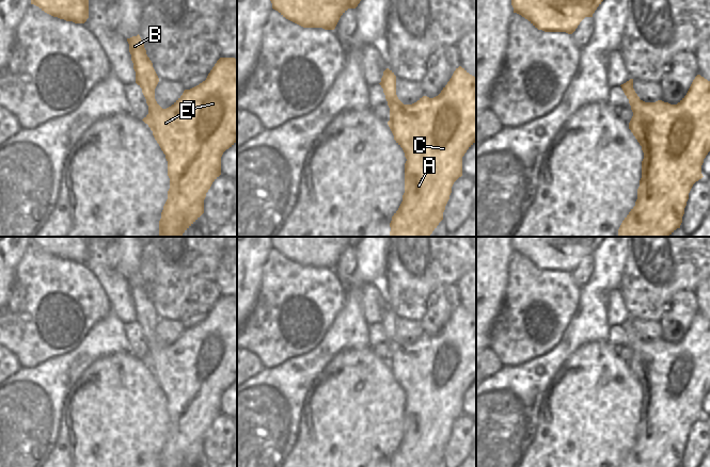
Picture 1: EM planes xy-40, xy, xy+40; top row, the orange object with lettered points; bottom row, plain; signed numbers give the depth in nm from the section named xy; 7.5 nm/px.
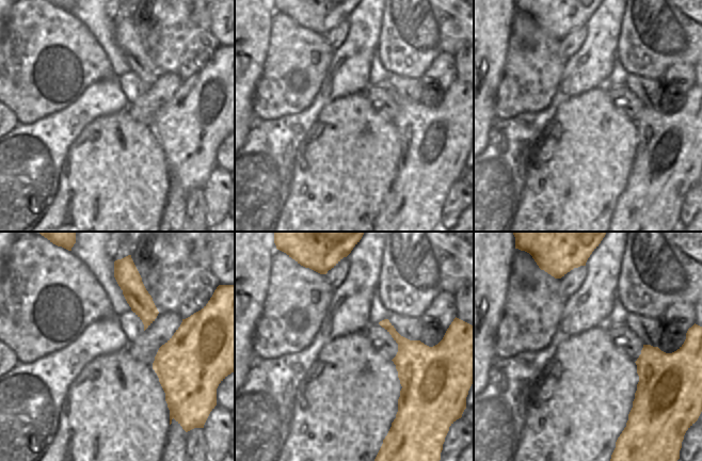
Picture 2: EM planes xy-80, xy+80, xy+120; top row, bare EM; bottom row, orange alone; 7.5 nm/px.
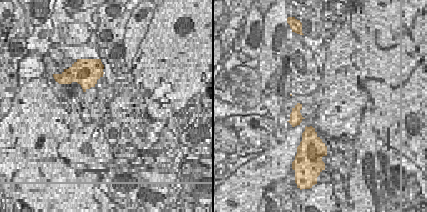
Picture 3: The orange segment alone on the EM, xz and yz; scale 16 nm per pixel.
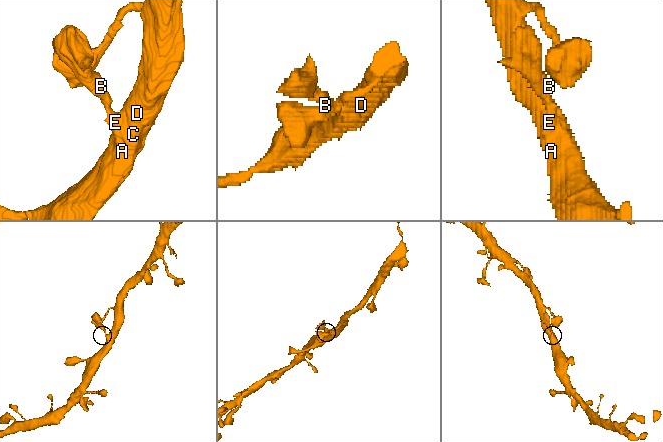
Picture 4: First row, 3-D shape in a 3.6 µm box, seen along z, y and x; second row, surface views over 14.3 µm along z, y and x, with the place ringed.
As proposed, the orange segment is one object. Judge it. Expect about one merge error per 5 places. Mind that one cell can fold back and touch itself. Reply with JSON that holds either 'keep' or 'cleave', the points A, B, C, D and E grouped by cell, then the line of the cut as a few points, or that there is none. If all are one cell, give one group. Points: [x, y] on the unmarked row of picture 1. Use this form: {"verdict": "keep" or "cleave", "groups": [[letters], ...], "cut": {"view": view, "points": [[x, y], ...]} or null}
{"verdict": "keep", "groups": [["A", "B", "C", "D", "E"]], "cut": null}

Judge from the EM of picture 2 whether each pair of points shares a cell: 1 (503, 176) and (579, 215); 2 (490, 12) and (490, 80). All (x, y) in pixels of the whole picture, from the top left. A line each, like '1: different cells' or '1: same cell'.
1: different cells
2: same cell

